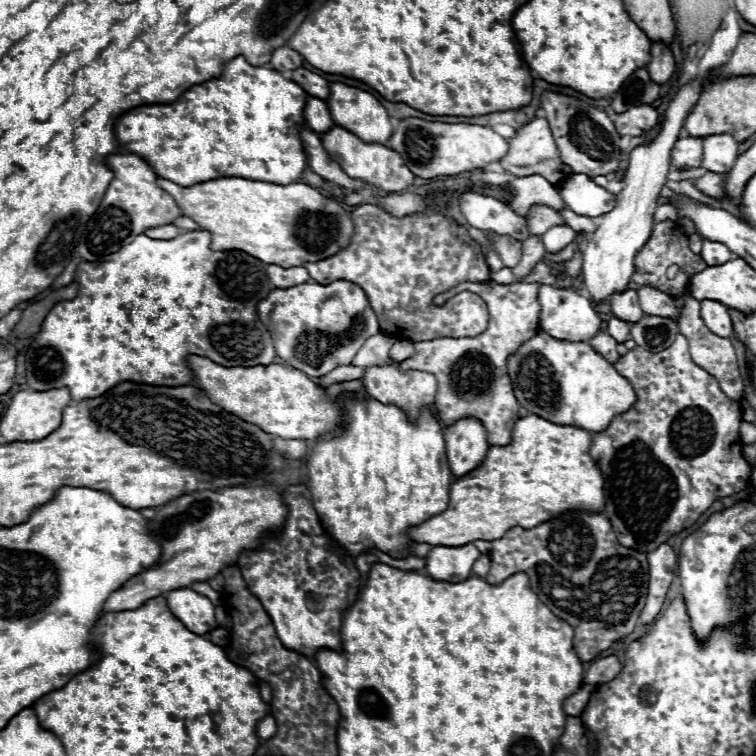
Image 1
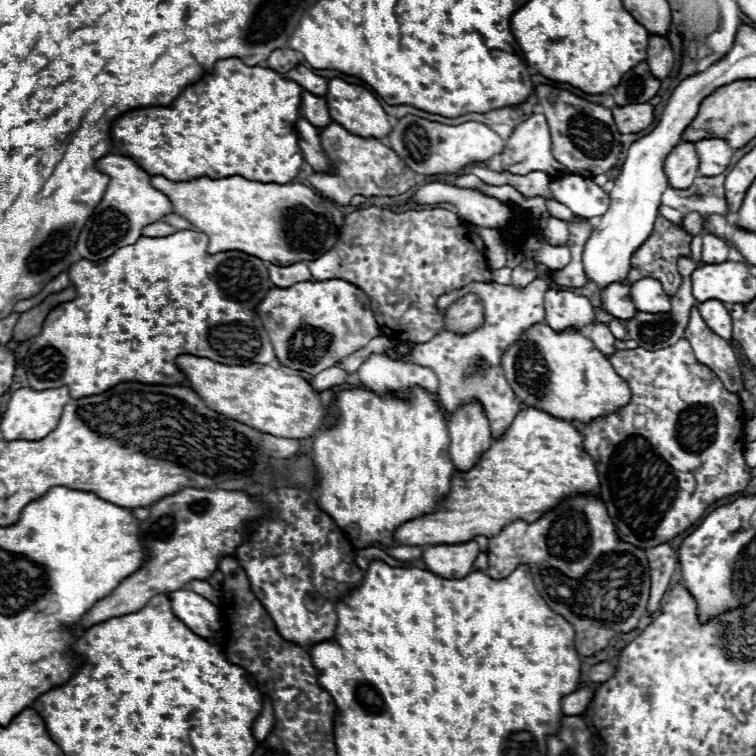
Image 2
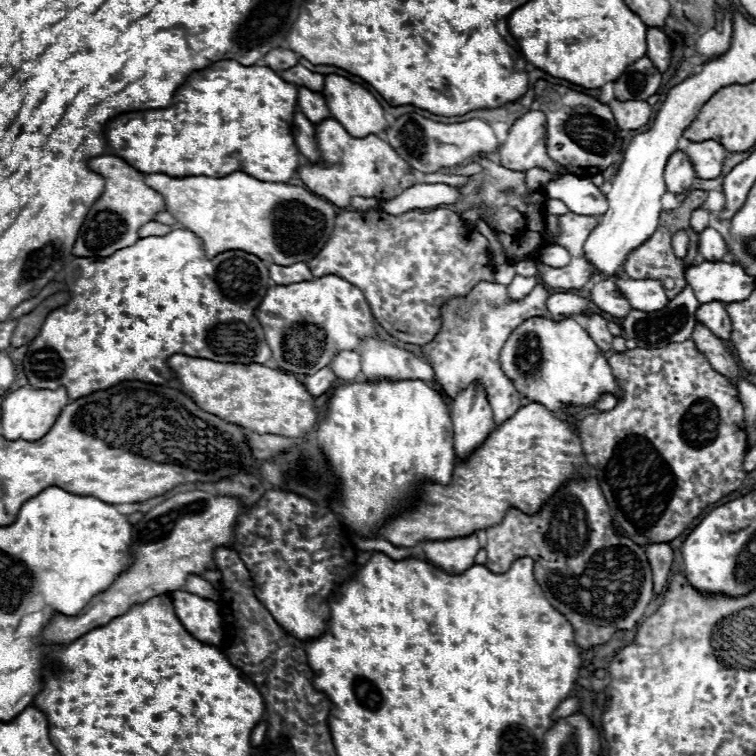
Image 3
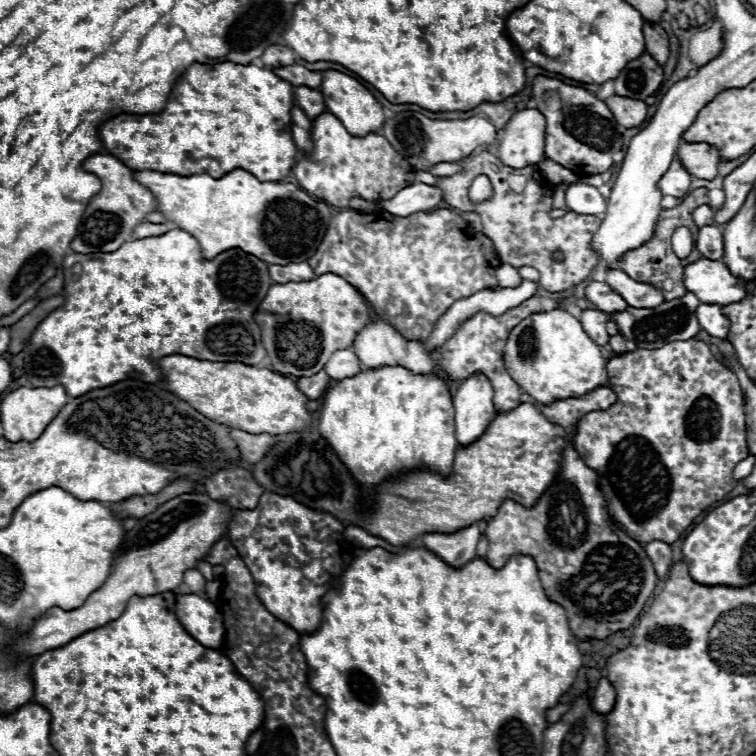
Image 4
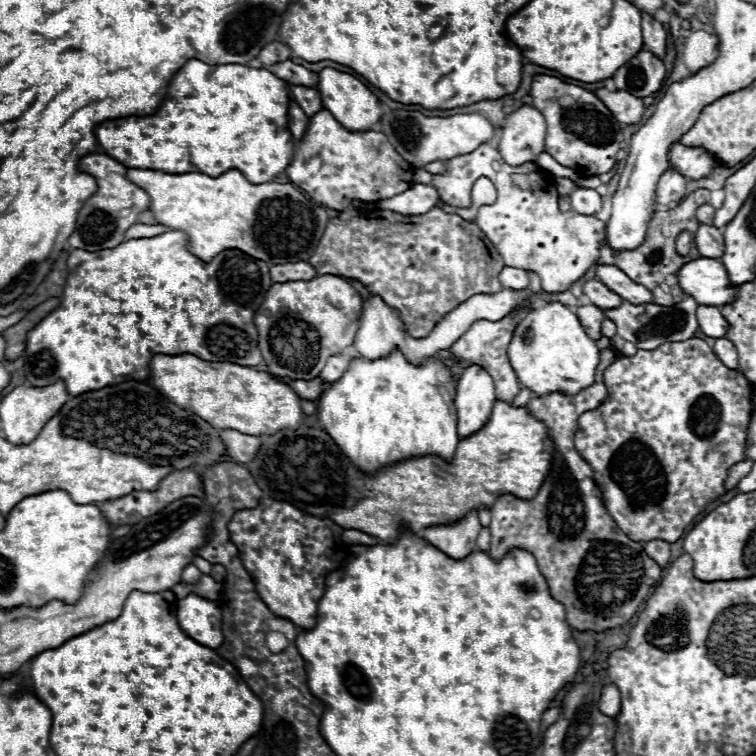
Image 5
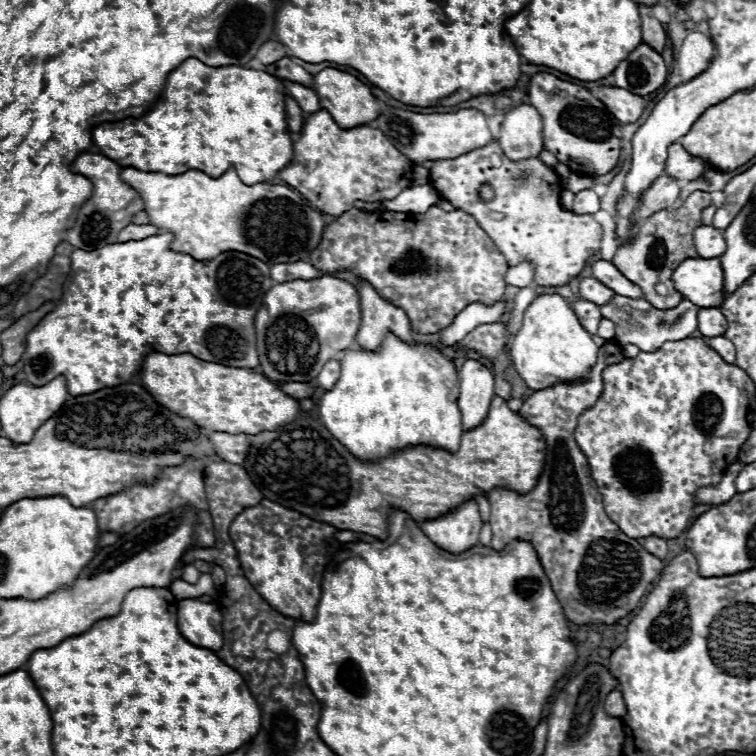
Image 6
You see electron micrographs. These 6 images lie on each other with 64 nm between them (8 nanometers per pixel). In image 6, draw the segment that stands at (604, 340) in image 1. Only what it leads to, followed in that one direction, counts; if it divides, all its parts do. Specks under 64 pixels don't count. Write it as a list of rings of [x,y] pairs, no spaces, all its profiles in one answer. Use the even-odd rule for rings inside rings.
[[[574,300],[572,302],[572,308],[580,320],[580,324],[590,332],[590,334],[596,334],[598,330],[598,322],[602,320],[602,314],[600,314],[600,306],[596,306],[594,302],[588,302],[588,300]]]

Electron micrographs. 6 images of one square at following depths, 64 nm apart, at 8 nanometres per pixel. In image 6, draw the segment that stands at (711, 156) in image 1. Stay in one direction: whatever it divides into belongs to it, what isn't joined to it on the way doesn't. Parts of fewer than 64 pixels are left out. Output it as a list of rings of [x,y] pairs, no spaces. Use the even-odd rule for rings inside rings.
[[[670,144],[668,160],[666,160],[666,168],[664,168],[666,176],[672,176],[680,182],[686,182],[686,180],[698,178],[708,168],[710,166],[704,160],[690,156],[680,144]]]

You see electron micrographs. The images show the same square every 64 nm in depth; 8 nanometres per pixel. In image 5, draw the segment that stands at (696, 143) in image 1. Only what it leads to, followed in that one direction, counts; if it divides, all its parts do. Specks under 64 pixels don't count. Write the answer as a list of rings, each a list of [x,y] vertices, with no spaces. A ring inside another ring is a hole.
[[[668,170],[660,176],[658,184],[656,184],[656,206],[668,204],[672,200],[682,200],[686,194],[686,178],[680,176],[674,170]]]

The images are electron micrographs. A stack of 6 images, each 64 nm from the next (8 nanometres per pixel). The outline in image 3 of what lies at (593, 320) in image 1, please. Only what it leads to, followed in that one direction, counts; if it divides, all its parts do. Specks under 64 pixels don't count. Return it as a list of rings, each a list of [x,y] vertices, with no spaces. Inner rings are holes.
[[[562,292],[550,294],[546,306],[548,306],[550,316],[554,316],[554,320],[560,320],[562,316],[574,316],[574,314],[588,312],[588,300],[576,294],[562,294]]]

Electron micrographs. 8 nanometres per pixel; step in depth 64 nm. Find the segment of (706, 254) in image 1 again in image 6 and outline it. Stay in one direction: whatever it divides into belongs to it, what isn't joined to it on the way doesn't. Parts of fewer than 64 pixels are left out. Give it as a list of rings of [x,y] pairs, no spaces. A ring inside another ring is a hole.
[[[698,226],[694,228],[694,248],[702,258],[718,258],[726,252],[726,242],[722,230],[714,226]]]

